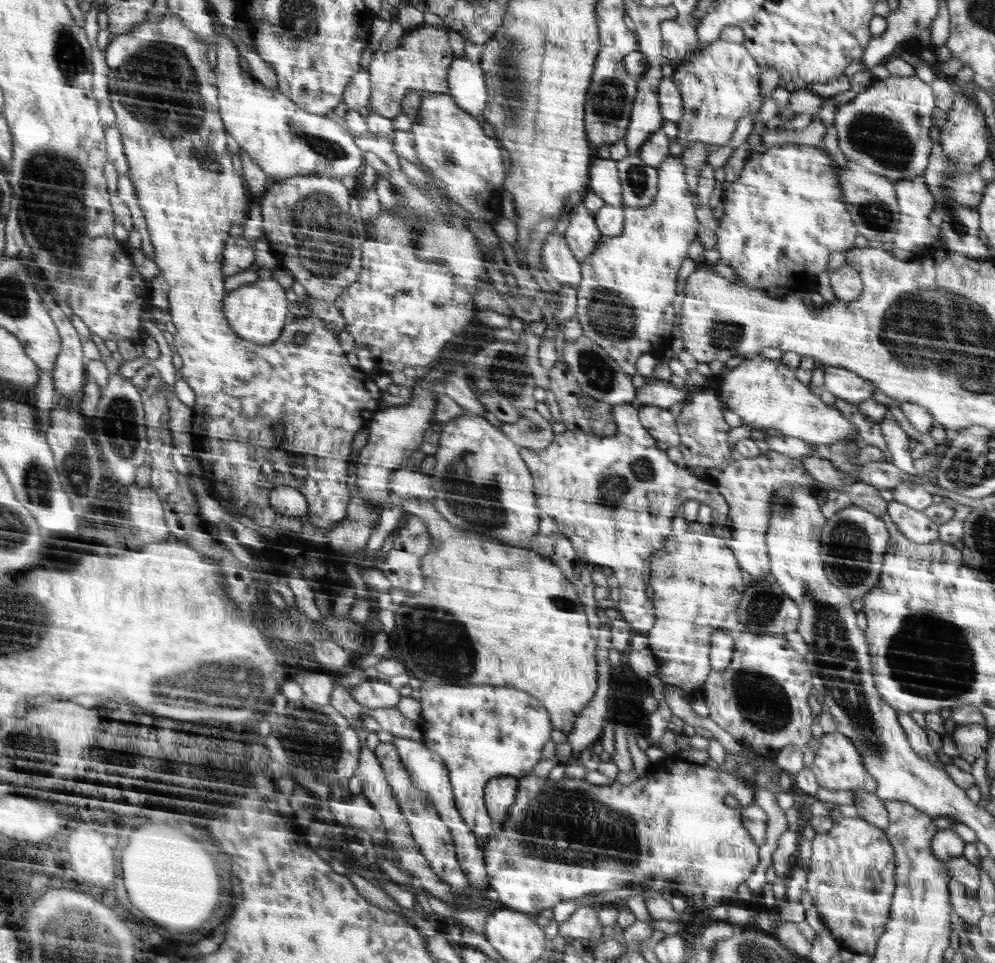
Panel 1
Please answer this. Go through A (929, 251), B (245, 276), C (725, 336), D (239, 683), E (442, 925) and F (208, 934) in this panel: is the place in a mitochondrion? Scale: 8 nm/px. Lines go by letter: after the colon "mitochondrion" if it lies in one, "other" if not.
A: other
B: other
C: mitochondrion
D: mitochondrion
E: other
F: other

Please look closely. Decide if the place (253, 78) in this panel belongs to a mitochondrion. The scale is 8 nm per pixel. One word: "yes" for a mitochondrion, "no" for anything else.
no

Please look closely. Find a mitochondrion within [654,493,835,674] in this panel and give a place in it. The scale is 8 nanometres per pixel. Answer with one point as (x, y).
(763, 606)

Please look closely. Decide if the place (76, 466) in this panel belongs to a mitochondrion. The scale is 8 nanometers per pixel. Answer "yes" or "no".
yes

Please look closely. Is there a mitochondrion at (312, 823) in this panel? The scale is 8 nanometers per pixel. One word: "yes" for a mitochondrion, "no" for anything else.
no

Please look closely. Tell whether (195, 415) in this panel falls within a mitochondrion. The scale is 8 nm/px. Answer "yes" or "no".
no

